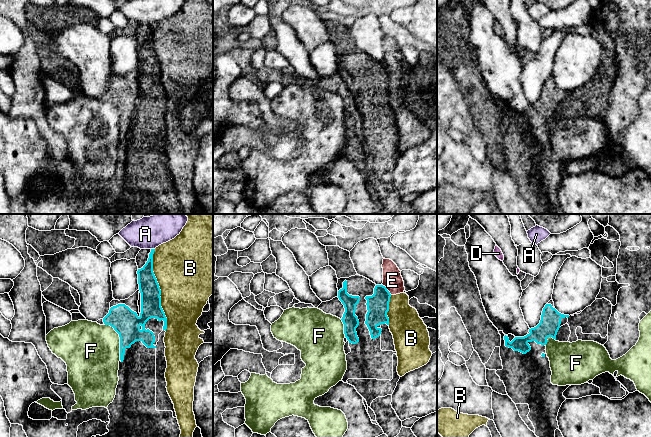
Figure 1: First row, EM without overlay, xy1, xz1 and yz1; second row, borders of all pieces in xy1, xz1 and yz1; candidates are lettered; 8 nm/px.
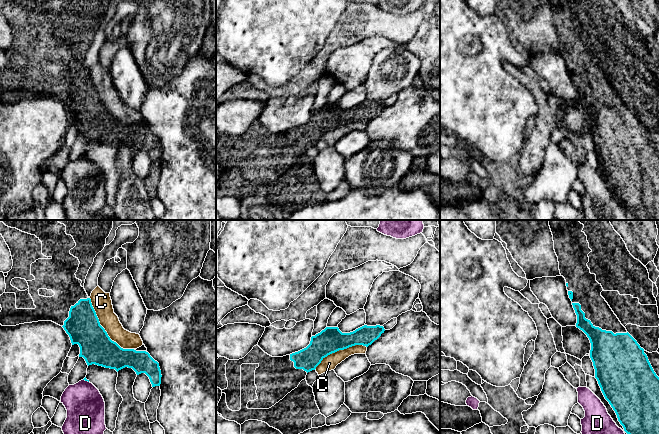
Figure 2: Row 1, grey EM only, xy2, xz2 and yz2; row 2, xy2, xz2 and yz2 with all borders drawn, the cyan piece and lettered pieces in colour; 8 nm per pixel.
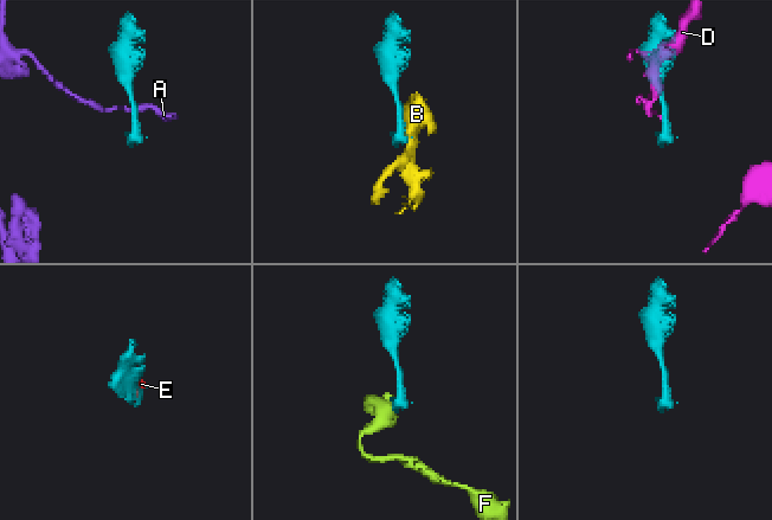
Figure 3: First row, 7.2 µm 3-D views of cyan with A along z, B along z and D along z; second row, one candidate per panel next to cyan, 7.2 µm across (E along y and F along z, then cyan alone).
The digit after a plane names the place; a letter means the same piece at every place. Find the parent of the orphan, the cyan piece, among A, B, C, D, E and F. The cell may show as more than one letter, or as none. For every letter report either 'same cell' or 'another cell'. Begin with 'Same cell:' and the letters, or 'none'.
Same cell: none
A: another cell
B: another cell
C: another cell
D: another cell
E: another cell
F: another cell

